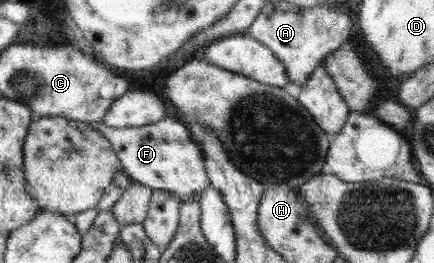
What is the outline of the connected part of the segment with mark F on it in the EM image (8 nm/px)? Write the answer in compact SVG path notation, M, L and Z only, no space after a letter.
M166 117L142 127L109 127L94 119L90 125L110 140L112 149L121 163L121 170L136 183L153 190L170 192L174 198L185 202L198 197L210 186L204 167L204 155L200 144L191 135L191 128L183 121Z

